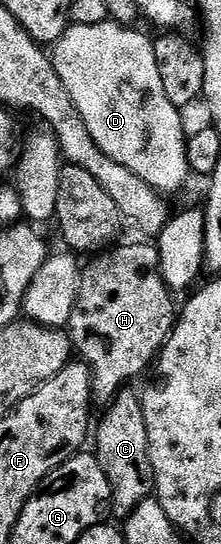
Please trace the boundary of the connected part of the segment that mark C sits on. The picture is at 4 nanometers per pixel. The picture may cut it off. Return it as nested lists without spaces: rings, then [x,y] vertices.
[[[120,395],[106,406],[107,414],[98,418],[93,433],[93,452],[109,479],[114,512],[129,515],[155,491],[155,472],[149,455],[149,435],[145,425],[143,402],[138,396]]]

